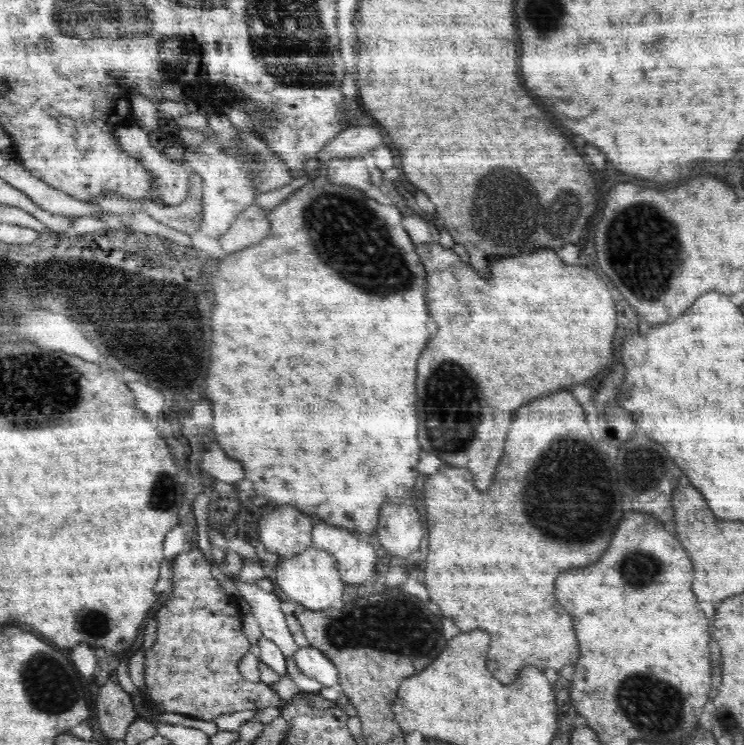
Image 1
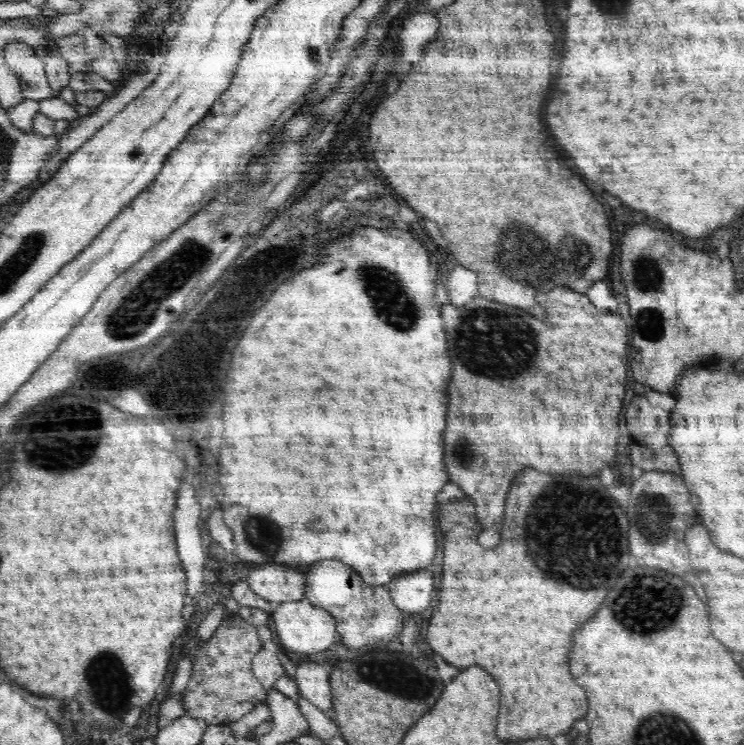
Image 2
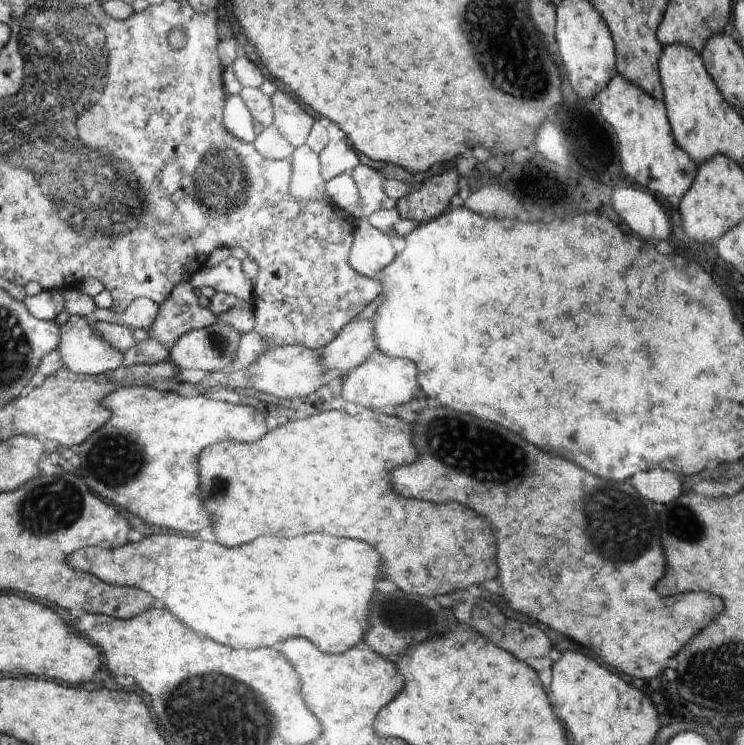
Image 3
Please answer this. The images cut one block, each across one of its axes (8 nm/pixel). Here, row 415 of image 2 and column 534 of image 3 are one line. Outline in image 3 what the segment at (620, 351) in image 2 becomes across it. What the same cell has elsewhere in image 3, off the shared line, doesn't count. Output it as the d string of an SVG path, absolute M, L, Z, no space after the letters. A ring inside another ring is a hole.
M450 408L424 410L414 428L420 428L420 438L416 442L422 444L418 446L420 458L416 464L392 472L394 490L406 498L466 504L492 524L498 538L498 578L512 610L550 626L566 638L582 642L602 662L632 678L658 676L664 670L666 660L722 612L722 600L714 594L694 592L678 594L676 598L660 598L654 592L654 584L664 574L658 514L652 508L652 502L642 498L630 484L602 480L572 462L566 462L564 472L564 460L560 478L560 458L540 452L518 434L484 420L480 456L480 418L474 418L472 426L472 416L458 414Z

